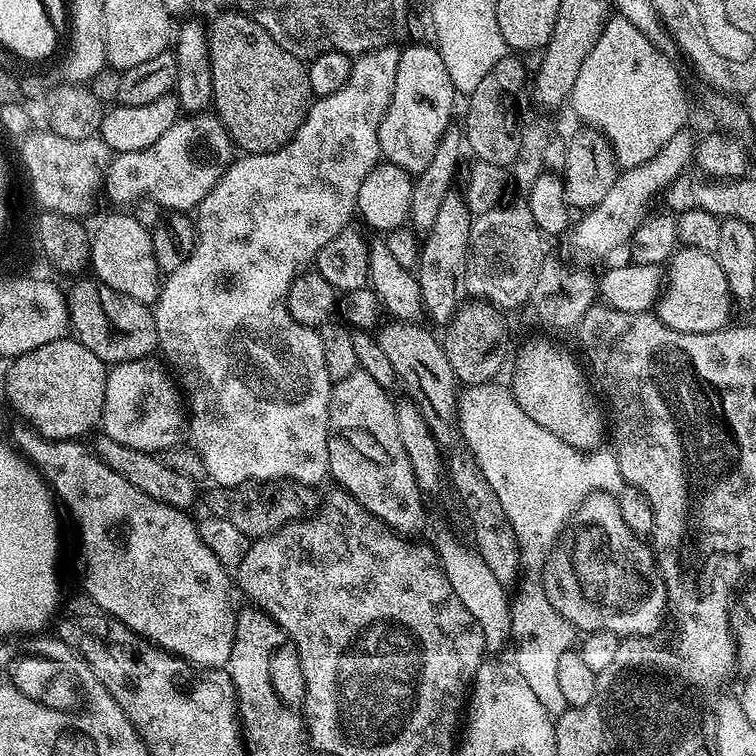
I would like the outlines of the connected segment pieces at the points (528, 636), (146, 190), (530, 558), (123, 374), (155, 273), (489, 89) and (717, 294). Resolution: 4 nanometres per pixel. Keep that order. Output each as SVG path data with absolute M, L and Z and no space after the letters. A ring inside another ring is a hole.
M539 579L523 580L519 581L520 589L514 592L510 600L512 605L510 644L513 649L516 647L514 663L522 678L526 678L530 690L534 690L538 702L542 702L542 706L546 706L548 713L555 718L569 709L558 683L558 661L561 660L562 654L566 654L573 647L578 632L572 627L571 622L562 618L562 614L558 614L558 610L554 610L554 606L548 603L548 595Z
M215 114L181 118L158 138L158 142L142 150L113 155L104 174L102 192L116 204L132 206L143 198L153 205L168 208L164 210L188 214L200 207L206 194L210 194L212 187L220 181L233 155L231 152L234 152L232 139Z
M493 382L490 384L474 384L465 387L458 396L458 423L460 426L461 435L464 437L464 441L468 448L471 449L474 454L478 466L482 466L482 474L486 474L486 482L490 482L491 488L493 488L498 494L498 498L502 501L502 510L506 510L506 518L510 518L510 526L514 526L514 534L516 535L516 541L520 547L520 563L525 569L528 568L532 572L539 573L543 569L550 553L557 547L557 538L560 531L564 528L564 523L573 516L574 513L583 505L585 497L592 492L611 492L613 494L619 493L620 489L625 487L622 474L618 470L618 462L616 461L616 454L611 450L591 450L583 451L575 448L572 445L568 445L560 437L556 437L548 429L544 429L531 420L530 415L524 413L522 409L513 400L512 394L504 387L499 388L499 383Z
M145 358L122 362L109 371L102 421L103 435L114 438L114 442L122 442L122 446L149 454L177 447L181 443L180 435L186 432L186 404L181 389L169 369L157 360Z
M108 216L97 226L96 232L94 228L90 236L90 268L96 271L93 273L100 283L152 306L160 297L162 273L154 258L151 231L132 216Z
M509 54L502 58L502 62L496 63L491 69L490 74L486 74L486 78L482 78L482 82L478 82L478 86L474 86L474 90L467 93L468 109L464 112L464 120L462 119L462 131L466 141L466 148L469 153L473 152L473 157L482 162L490 162L494 166L507 169L514 162L514 158L520 149L520 133L518 131L518 123L516 124L516 103L520 100L520 91L525 91L526 76L524 80L524 64L515 55Z
M687 246L677 247L666 264L666 279L654 305L655 315L666 326L679 332L706 334L716 332L729 323L734 297L722 274L719 259L711 252Z

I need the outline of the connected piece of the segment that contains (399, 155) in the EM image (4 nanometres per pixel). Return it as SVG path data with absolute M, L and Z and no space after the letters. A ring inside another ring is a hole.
M431 43L405 47L398 58L394 94L378 130L381 157L410 174L426 170L426 166L430 166L430 158L434 158L434 150L438 150L442 134L453 123L452 107L456 99L458 93L450 82L440 51Z

